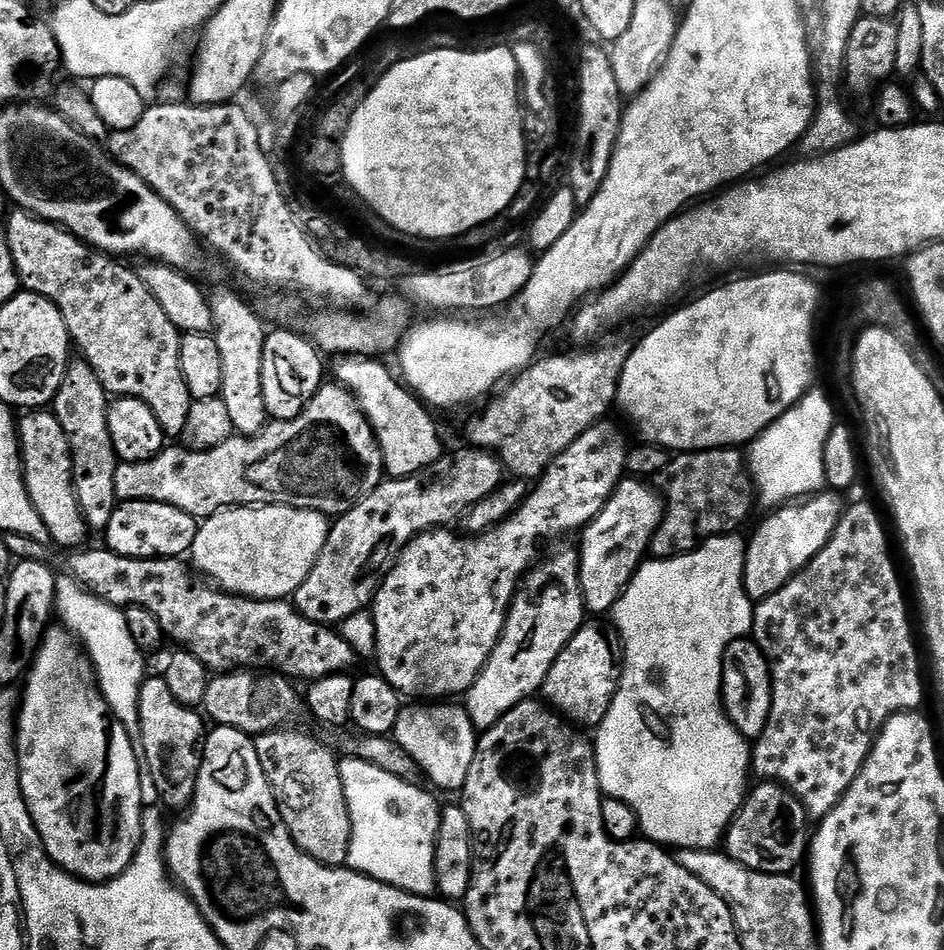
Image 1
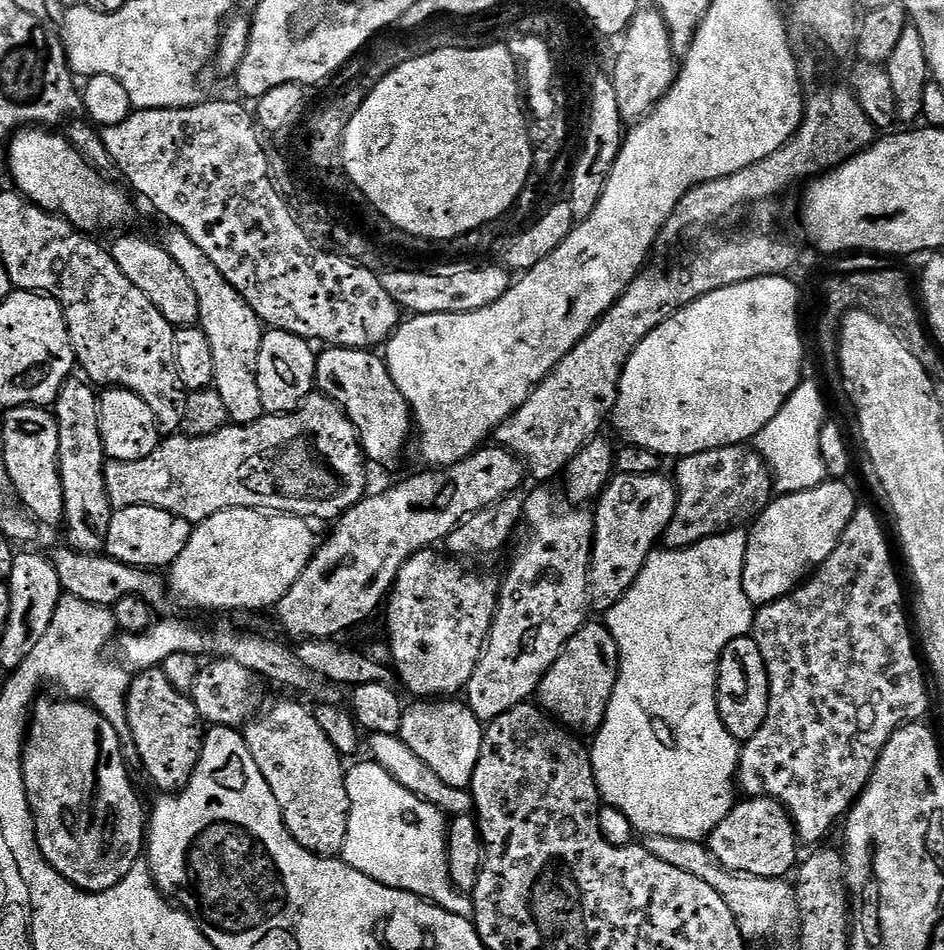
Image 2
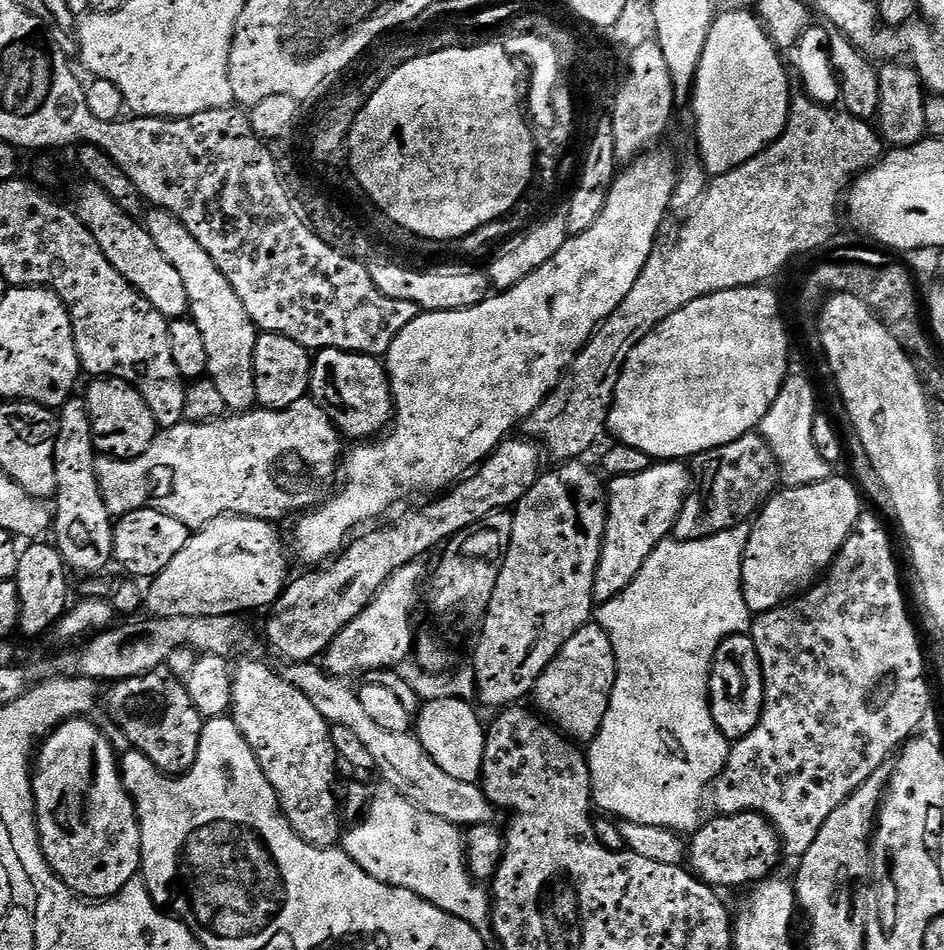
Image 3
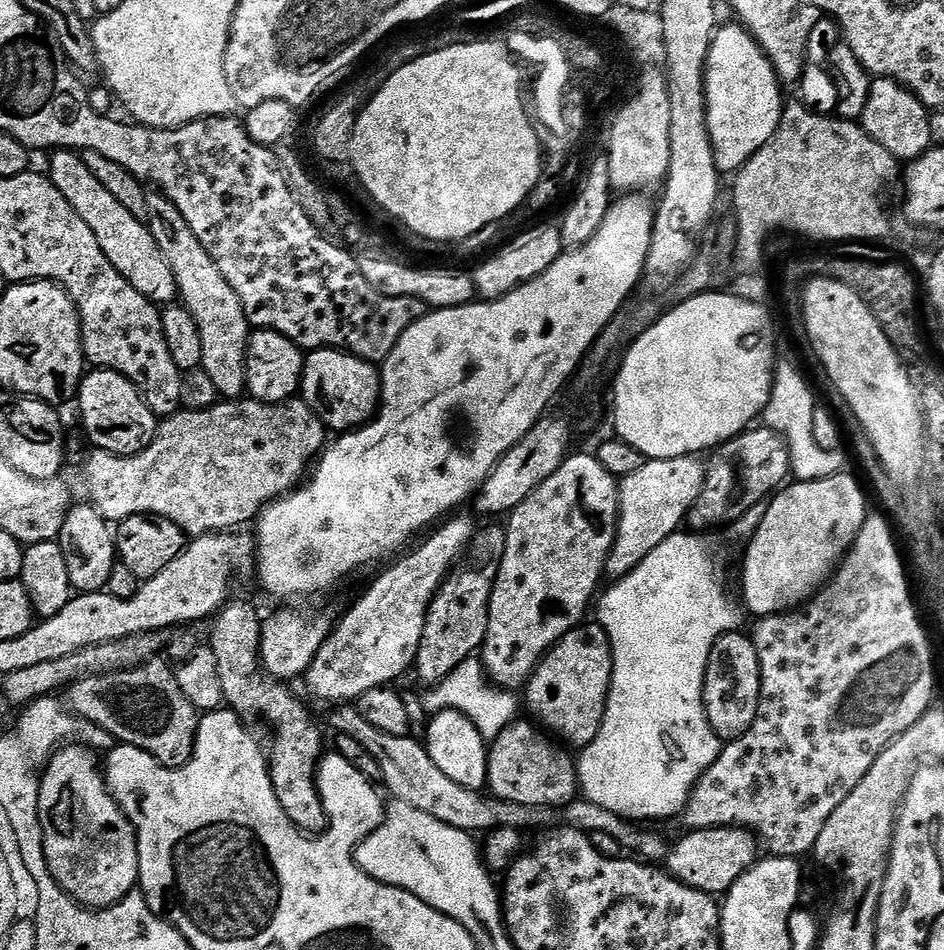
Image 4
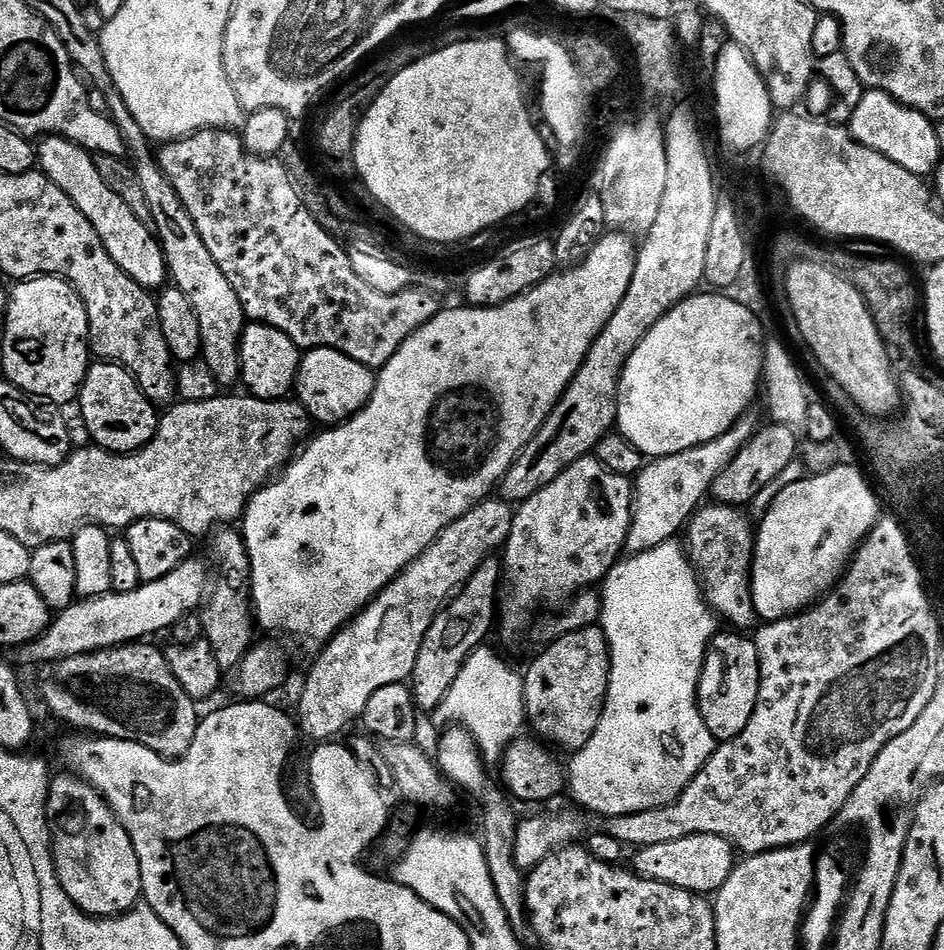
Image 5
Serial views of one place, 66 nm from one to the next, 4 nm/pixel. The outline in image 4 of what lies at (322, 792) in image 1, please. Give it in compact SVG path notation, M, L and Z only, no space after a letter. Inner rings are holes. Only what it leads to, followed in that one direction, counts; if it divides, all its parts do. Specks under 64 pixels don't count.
M229 599L228 603L216 613L212 624L212 640L210 647L214 650L214 658L218 662L218 678L222 682L224 691L224 704L231 711L238 713L241 718L248 716L261 716L268 724L276 727L276 741L270 748L268 760L268 772L272 775L274 794L278 794L278 802L282 802L282 810L294 822L294 826L305 834L319 834L328 827L330 821L324 803L320 797L320 785L318 783L318 765L325 755L324 732L320 724L312 720L308 708L291 692L285 681L277 680L275 676L269 676L260 663L260 625L261 613L256 613L256 608L248 600Z

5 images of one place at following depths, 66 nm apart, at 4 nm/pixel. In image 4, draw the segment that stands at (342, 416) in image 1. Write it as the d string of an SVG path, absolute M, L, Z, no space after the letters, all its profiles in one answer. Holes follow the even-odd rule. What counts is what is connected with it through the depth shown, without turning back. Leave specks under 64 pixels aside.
M241 398L218 402L213 408L207 408L201 412L181 410L176 415L167 417L157 427L156 437L153 438L152 444L149 448L141 450L137 456L116 456L112 452L89 451L88 461L84 464L84 492L88 495L85 497L87 503L98 509L104 515L105 520L109 522L119 522L131 516L161 516L174 522L174 526L178 526L192 538L207 536L210 532L236 530L241 527L239 524L250 523L249 525L251 525L269 504L301 487L302 481L309 475L314 461L326 447L324 435L326 435L324 423L318 418L318 414L314 414L314 410L310 410L310 406L300 398L285 400L283 404L263 404L261 400Z

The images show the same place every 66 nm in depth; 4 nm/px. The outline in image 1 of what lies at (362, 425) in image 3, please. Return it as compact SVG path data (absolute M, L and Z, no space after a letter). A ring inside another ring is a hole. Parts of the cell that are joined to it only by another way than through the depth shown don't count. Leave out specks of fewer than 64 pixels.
M346 356L335 362L335 383L354 397L362 414L368 419L380 447L384 471L389 477L412 476L440 459L440 432L432 417L435 415L415 392L405 387L395 375L392 377L388 373L387 366L380 364L384 362L367 356Z

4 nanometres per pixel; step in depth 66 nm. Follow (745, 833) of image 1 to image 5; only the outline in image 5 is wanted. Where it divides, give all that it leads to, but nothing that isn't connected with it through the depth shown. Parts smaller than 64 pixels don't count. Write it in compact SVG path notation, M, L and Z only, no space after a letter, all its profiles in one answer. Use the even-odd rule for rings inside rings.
M694 834L690 838L678 838L678 842L661 842L659 846L639 849L635 856L634 871L637 876L678 886L693 894L717 892L738 863L737 849L726 838L718 838L718 834Z

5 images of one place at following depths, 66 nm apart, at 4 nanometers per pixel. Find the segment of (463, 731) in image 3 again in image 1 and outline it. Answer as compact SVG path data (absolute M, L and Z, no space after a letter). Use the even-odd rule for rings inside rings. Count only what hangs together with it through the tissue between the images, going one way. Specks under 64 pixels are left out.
M412 702L409 703L410 706L403 705L393 728L392 738L438 787L458 792L463 789L474 760L478 730L473 726L467 707L456 703L458 702Z

